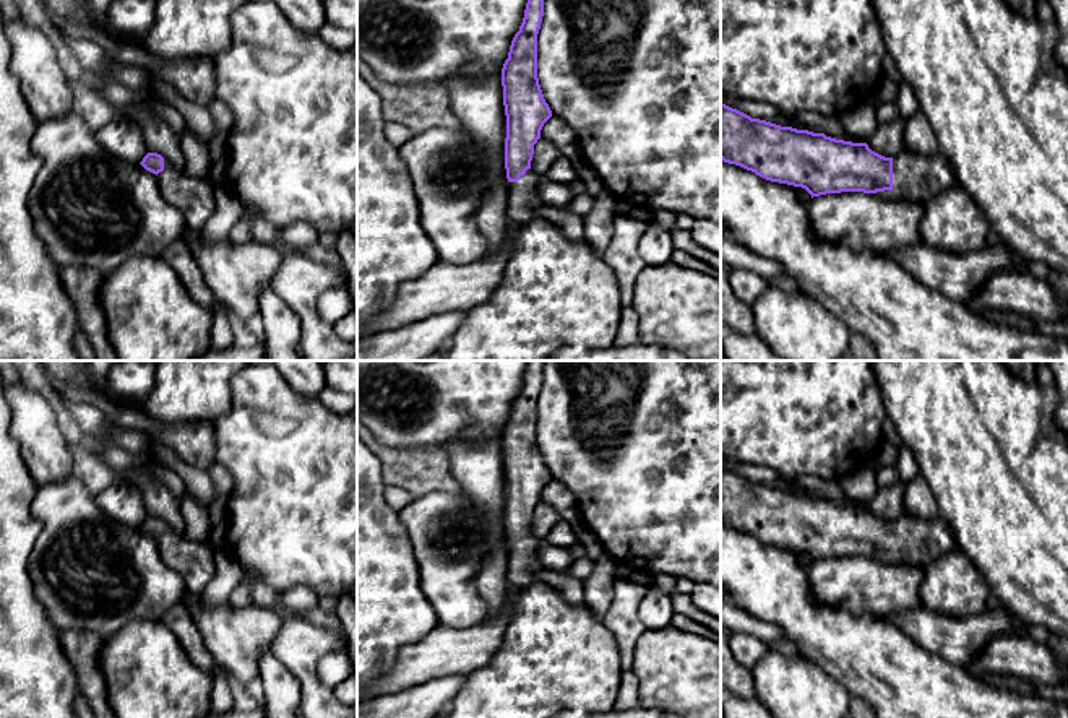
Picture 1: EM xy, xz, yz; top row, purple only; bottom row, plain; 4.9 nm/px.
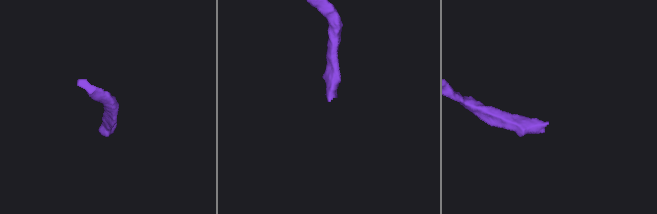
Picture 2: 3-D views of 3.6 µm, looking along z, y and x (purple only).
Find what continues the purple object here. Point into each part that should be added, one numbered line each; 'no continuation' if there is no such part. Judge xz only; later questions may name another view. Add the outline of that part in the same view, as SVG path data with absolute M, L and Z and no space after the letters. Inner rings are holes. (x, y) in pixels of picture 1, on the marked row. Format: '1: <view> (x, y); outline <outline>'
1: xz (523, 198); outline M531 169L518 182L508 184L508 218L511 226L519 226L537 218L540 198L537 193L542 175Z

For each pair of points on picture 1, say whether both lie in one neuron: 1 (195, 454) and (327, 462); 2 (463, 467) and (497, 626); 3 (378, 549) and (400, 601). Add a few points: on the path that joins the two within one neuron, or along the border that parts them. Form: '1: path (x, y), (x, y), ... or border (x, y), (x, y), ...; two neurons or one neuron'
1: border (211, 423), (216, 460); two neurons
2: border (512, 590), (503, 608), (486, 619); two neurons
3: path (378, 562), (378, 580), (387, 588); one neuron

